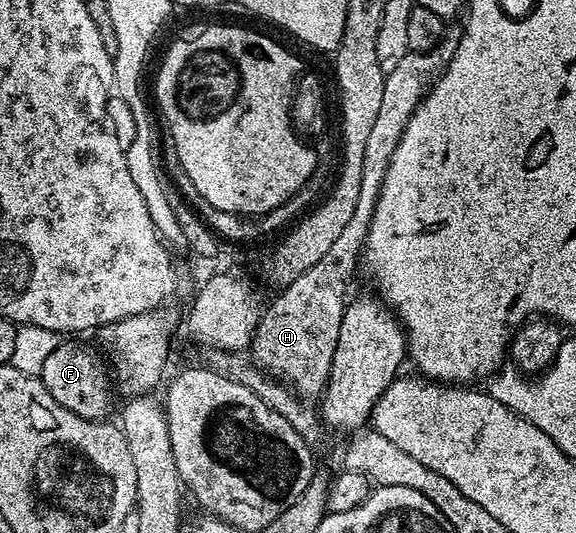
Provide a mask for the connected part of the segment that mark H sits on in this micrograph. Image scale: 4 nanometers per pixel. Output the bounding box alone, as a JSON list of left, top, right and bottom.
[249,21,462,399]

